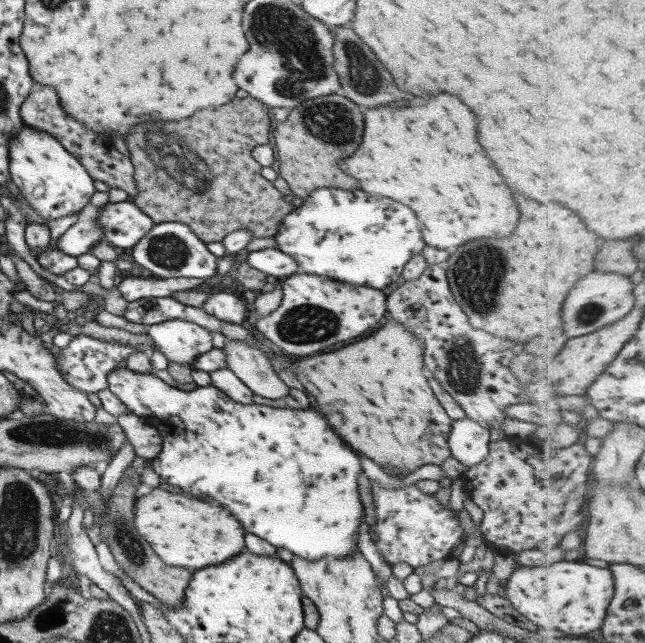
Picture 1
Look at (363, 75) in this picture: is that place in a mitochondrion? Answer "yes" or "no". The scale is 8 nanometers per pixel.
yes

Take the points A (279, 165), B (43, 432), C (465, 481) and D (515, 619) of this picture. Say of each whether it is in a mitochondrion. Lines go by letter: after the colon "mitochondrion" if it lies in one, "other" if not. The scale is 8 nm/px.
A: other
B: mitochondrion
C: other
D: other

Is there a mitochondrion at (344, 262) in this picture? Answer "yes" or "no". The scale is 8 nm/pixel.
no

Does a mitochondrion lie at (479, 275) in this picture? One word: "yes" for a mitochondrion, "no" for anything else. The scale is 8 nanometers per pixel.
yes

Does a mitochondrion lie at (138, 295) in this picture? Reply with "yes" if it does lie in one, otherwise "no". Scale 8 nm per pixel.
no

